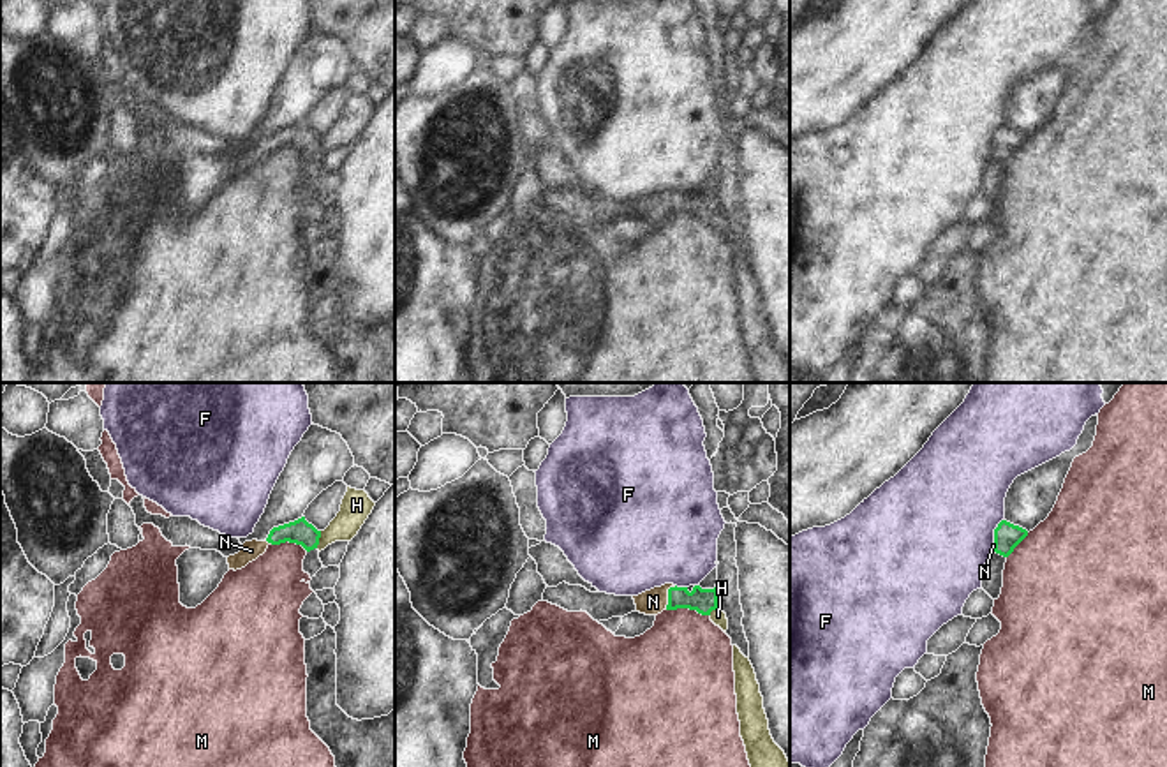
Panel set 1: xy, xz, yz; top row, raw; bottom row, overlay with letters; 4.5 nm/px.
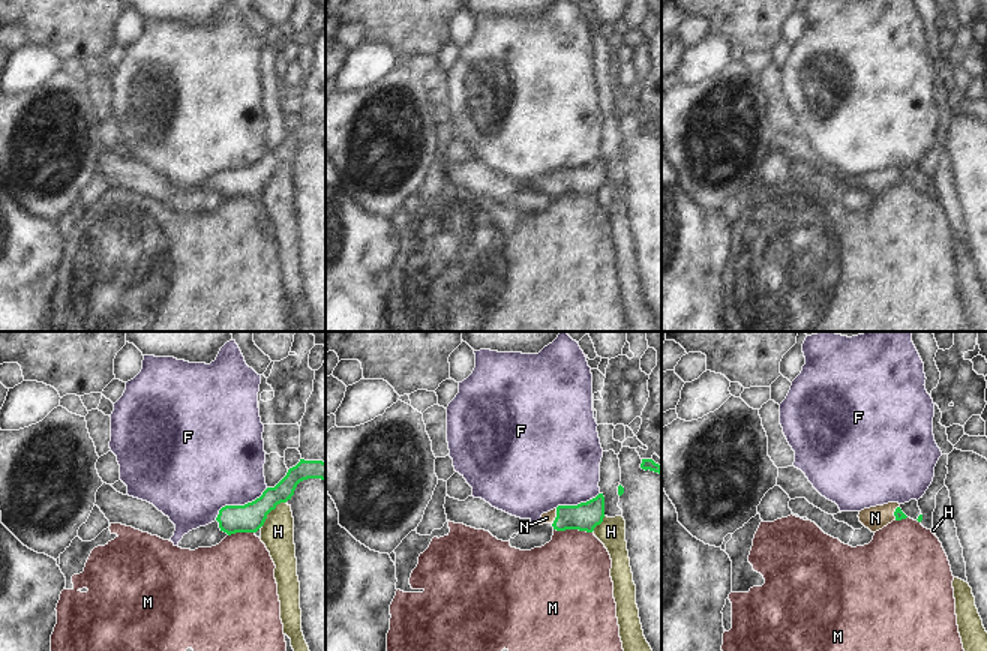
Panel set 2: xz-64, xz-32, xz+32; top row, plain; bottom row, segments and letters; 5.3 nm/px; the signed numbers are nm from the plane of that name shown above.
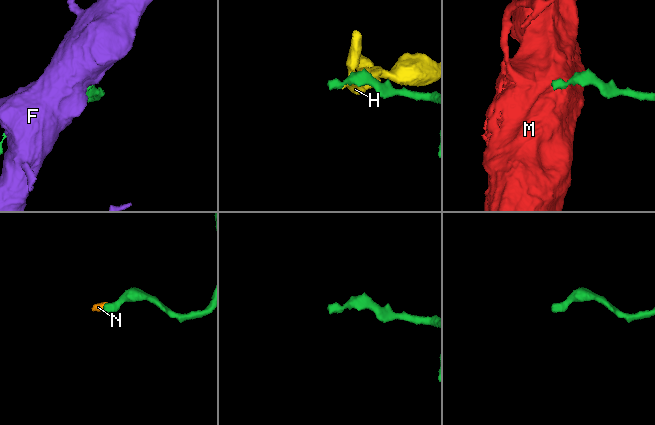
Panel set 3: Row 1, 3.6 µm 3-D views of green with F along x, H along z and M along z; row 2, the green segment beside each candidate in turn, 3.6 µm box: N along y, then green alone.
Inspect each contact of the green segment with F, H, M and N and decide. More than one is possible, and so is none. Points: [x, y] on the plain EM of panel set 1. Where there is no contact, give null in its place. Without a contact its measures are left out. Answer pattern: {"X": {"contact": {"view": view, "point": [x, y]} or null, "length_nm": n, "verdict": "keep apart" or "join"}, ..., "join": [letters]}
{"F": {"contact": {"view": "yz", "point": [995, 136]}, "length_nm": 130, "verdict": "keep apart"}, "H": {"contact": {"view": "xy", "point": [318, 145]}, "length_nm": 80, "verdict": "keep apart"}, "M": {"contact": {"view": "xz", "point": [688, 212]}, "length_nm": 200, "verdict": "keep apart"}, "N": {"contact": {"view": "xz", "point": [668, 201]}, "length_nm": 120, "verdict": "join"}, "join": ["N"]}

